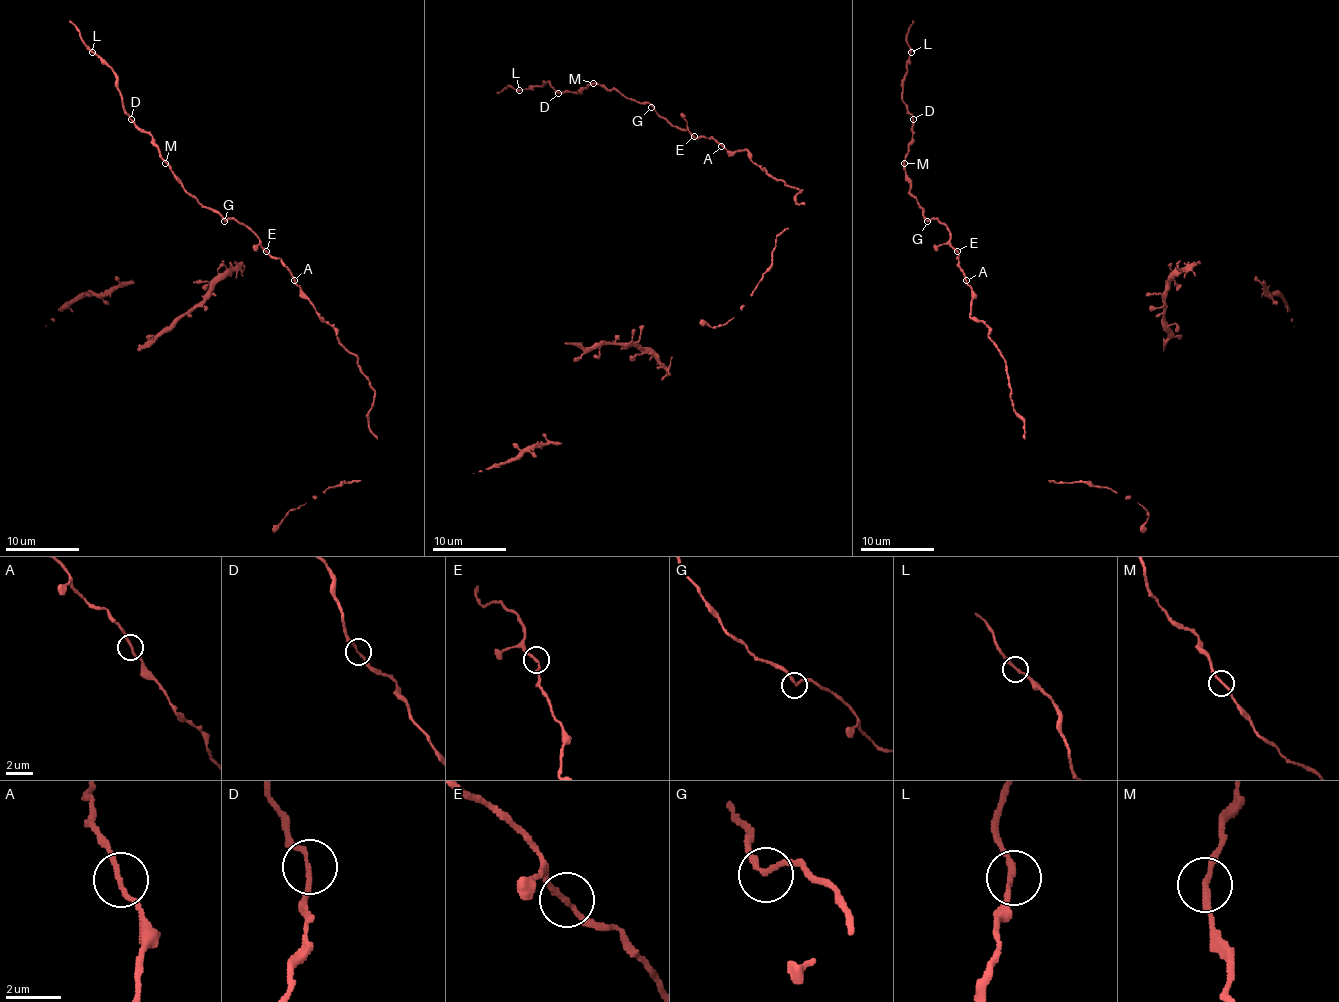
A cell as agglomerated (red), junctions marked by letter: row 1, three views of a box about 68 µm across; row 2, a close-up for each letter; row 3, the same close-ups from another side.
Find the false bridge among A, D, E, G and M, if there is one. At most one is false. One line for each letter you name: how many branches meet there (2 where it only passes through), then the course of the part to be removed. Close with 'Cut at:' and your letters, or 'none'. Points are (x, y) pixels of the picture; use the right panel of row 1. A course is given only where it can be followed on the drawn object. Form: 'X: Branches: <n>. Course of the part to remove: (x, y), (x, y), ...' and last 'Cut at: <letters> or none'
Cut at: none

